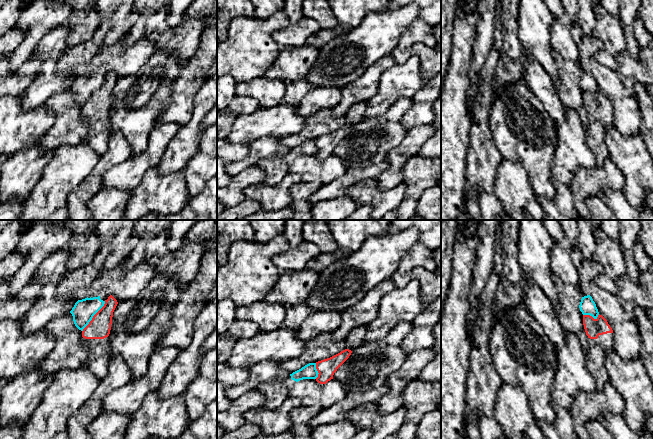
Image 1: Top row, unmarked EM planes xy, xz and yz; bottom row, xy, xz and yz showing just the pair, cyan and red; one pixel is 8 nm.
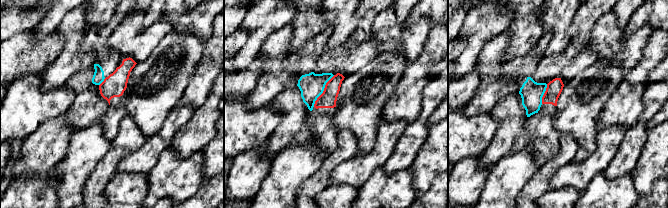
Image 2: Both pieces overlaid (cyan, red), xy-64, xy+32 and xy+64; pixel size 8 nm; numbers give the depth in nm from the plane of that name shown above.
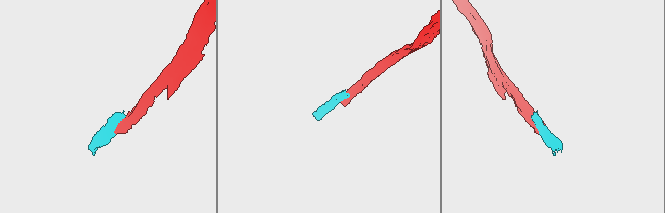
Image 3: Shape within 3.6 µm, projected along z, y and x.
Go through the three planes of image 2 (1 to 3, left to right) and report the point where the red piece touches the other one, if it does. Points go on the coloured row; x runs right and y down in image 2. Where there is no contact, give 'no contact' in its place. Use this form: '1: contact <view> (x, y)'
1: contact xy-64 (102, 81)
2: contact xy+32 (323, 90)
3: contact xy+64 (543, 94)

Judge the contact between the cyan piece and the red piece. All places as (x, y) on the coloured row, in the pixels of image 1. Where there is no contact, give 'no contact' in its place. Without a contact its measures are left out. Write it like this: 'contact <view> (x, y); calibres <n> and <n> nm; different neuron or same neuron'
contact xy (93, 315); calibres 180 and 180 nm; different neuron

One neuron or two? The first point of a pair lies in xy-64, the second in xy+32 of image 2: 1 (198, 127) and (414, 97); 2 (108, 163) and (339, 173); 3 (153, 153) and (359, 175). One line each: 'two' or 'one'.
1: two
2: two
3: one

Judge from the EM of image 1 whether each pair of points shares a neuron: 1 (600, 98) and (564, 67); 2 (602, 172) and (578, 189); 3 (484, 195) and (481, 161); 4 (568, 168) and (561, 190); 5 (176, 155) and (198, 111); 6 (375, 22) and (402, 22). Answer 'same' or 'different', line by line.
1: different
2: same
3: same
4: different
5: same
6: same

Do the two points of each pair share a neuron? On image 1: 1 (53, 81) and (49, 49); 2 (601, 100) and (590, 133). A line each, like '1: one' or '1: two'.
1: one
2: one

